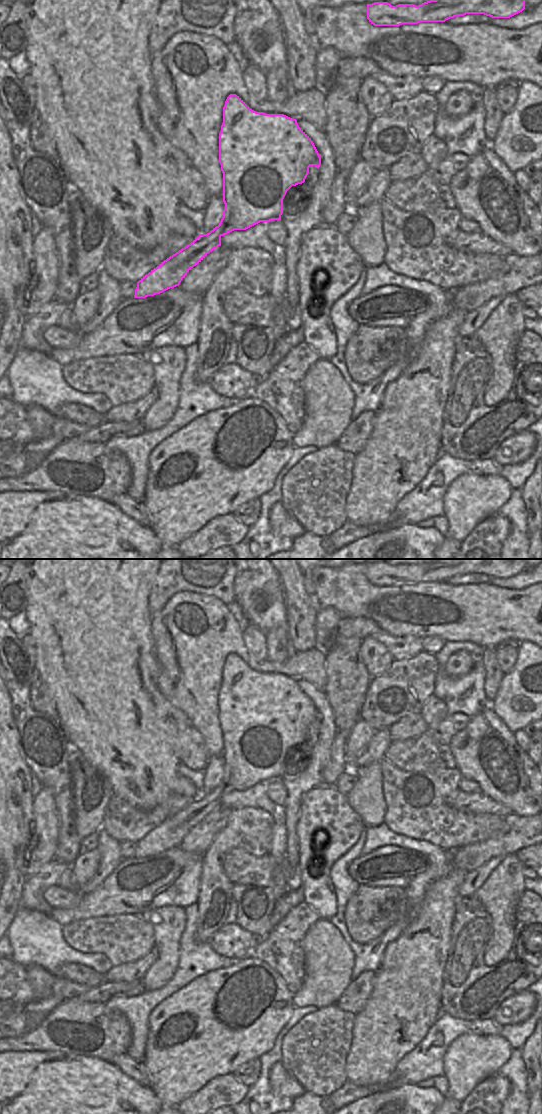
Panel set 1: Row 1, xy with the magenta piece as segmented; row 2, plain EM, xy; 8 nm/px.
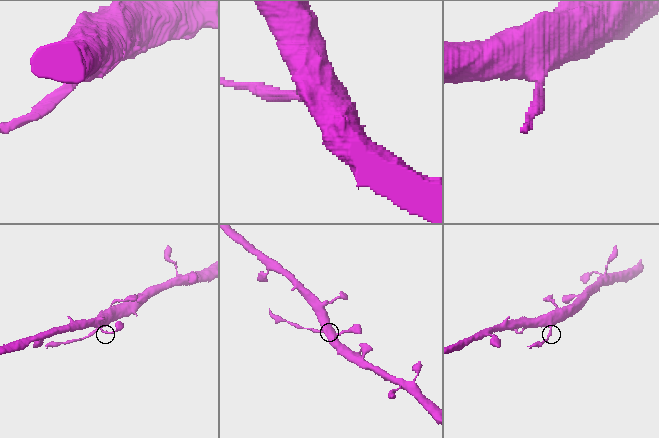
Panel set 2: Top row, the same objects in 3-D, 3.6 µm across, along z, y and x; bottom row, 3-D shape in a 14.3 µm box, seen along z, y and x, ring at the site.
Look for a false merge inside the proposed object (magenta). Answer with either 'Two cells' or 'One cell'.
Two cells.

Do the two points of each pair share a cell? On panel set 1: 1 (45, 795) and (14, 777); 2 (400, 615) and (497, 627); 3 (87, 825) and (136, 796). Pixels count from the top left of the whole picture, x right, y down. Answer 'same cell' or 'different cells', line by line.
1: different cells
2: same cell
3: different cells

